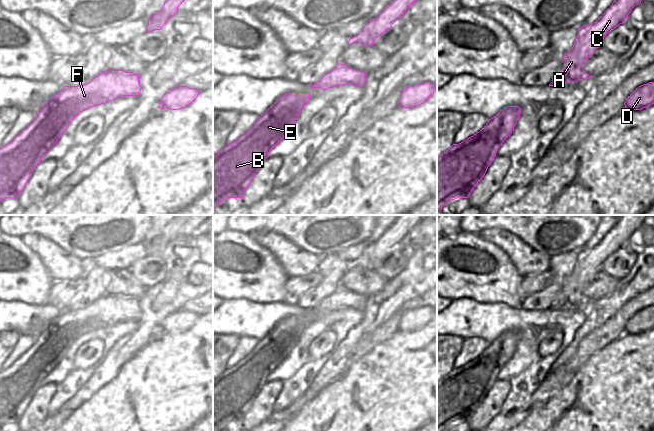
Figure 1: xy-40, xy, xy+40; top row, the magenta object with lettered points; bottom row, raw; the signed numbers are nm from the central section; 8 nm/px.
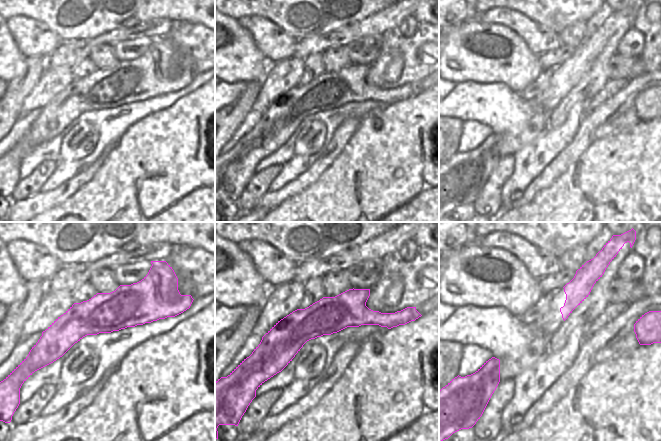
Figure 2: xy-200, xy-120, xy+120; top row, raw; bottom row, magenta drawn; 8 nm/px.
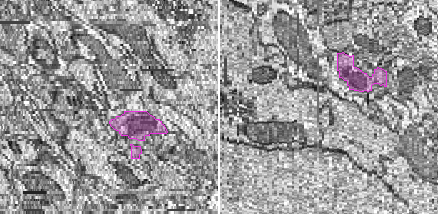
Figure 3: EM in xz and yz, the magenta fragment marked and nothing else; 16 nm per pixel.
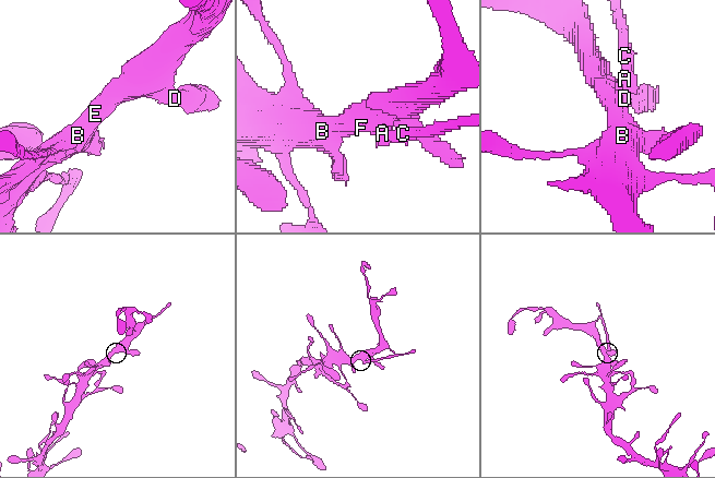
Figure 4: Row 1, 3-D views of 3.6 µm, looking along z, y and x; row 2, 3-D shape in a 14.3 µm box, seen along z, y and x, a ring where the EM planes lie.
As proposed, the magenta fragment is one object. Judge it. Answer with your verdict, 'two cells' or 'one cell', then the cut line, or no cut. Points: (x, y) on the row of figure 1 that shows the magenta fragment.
two cells | xy+40 (563, 71), (569, 73), (568, 81)

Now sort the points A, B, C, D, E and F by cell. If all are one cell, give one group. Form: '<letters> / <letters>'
A C / B D E F

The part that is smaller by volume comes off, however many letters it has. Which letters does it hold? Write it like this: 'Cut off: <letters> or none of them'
Cut off: A, C

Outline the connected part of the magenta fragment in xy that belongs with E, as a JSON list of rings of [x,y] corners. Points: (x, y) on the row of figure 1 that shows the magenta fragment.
[[[309,92],[281,96],[247,132],[213,156],[213,211],[229,198],[242,198],[268,153],[288,134],[309,101]]]

